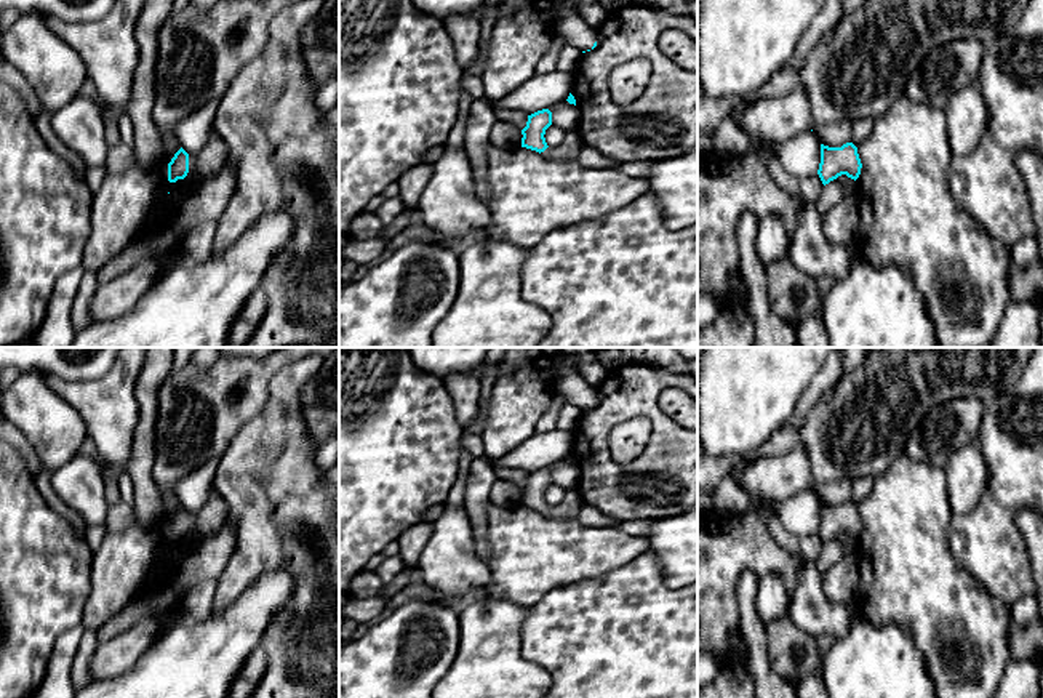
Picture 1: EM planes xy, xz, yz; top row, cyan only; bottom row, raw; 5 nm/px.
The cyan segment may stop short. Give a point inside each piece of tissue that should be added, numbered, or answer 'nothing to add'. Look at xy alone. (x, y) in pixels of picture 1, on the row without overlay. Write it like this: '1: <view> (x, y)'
1: xy (213, 516)

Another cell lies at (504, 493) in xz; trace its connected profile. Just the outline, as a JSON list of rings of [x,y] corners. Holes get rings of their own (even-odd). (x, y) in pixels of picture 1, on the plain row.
[[[496,479],[490,490],[490,499],[501,507],[512,507],[522,504],[522,488],[502,479]]]

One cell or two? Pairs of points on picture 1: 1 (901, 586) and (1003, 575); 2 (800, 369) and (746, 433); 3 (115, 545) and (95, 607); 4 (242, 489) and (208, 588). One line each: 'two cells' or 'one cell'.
1: two cells
2: one cell
3: one cell
4: two cells

